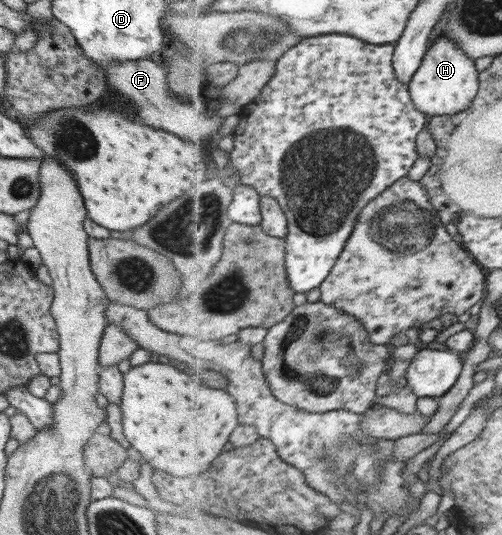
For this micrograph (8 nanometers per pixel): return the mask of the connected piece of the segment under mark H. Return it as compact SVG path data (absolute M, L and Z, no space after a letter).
M440 28L421 67L409 82L412 102L420 112L427 114L428 118L460 114L474 104L476 95L479 94L479 73L476 61L467 55L458 41L446 35Z

